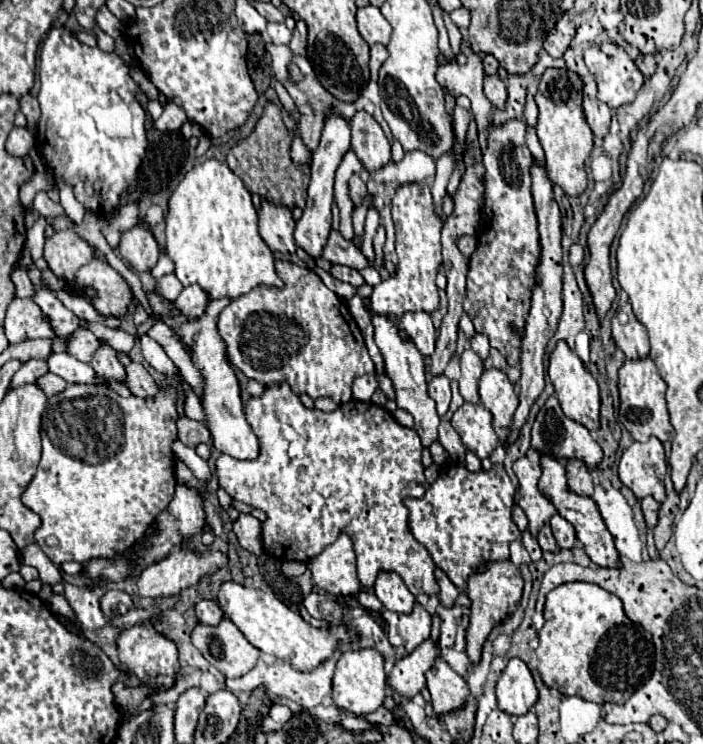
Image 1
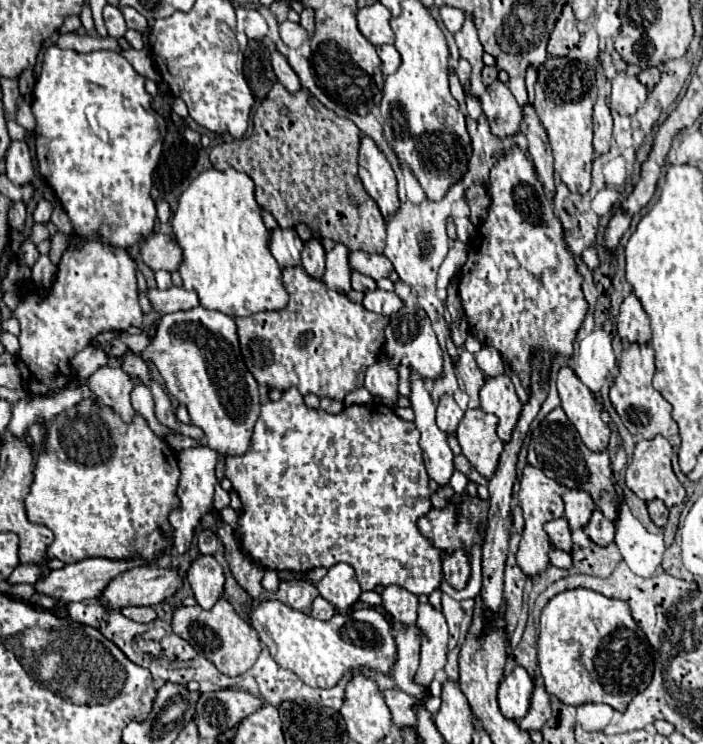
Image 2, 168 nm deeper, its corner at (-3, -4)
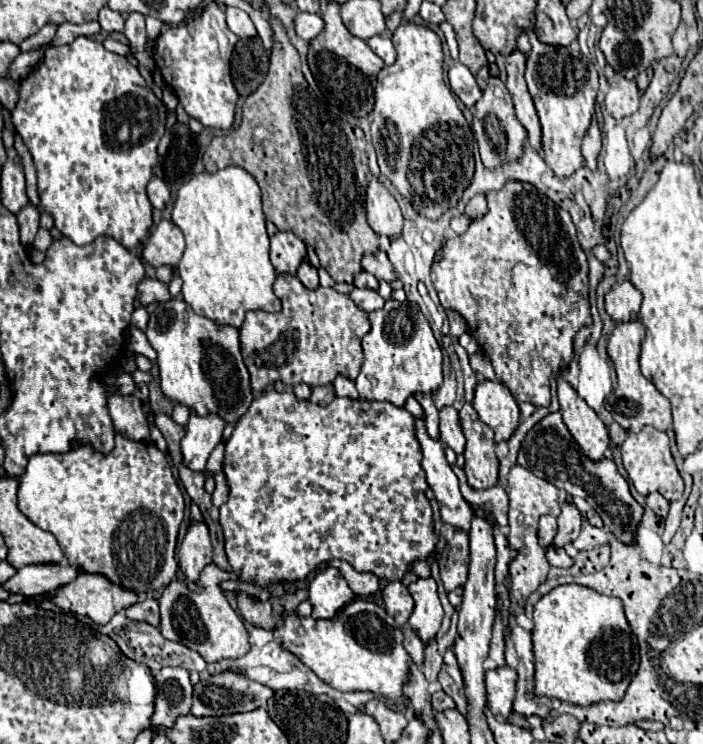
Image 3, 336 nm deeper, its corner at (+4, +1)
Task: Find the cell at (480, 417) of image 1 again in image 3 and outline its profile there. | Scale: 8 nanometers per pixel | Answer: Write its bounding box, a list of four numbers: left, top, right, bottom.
[459,404,499,488]

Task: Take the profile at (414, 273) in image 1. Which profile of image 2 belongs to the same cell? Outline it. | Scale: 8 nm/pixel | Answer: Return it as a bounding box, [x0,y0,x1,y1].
[362,289,404,315]

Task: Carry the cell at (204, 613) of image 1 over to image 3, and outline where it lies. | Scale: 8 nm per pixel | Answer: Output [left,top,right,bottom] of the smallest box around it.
[179,524,213,582]

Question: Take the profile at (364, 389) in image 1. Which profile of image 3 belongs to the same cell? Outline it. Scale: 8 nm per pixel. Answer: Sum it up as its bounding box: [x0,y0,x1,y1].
[355,300,443,406]

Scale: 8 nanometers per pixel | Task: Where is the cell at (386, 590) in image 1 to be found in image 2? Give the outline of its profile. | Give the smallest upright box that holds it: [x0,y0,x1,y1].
[382,585,418,625]

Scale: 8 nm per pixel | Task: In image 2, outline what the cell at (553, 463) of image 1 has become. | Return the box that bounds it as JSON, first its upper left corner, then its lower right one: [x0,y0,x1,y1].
[584,509,614,547]

